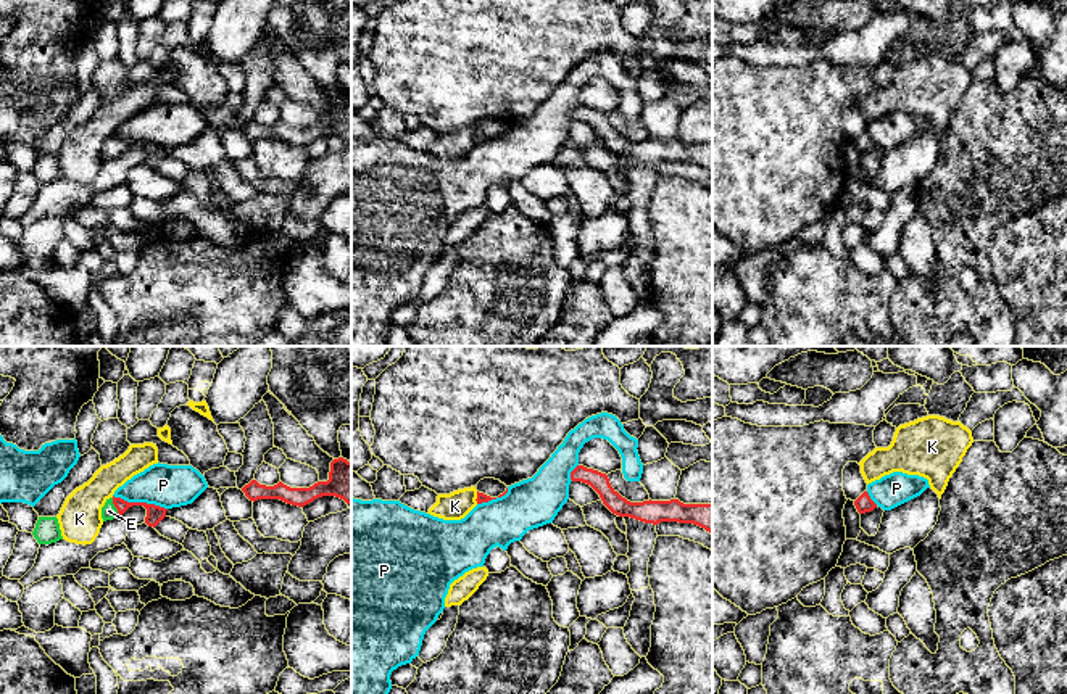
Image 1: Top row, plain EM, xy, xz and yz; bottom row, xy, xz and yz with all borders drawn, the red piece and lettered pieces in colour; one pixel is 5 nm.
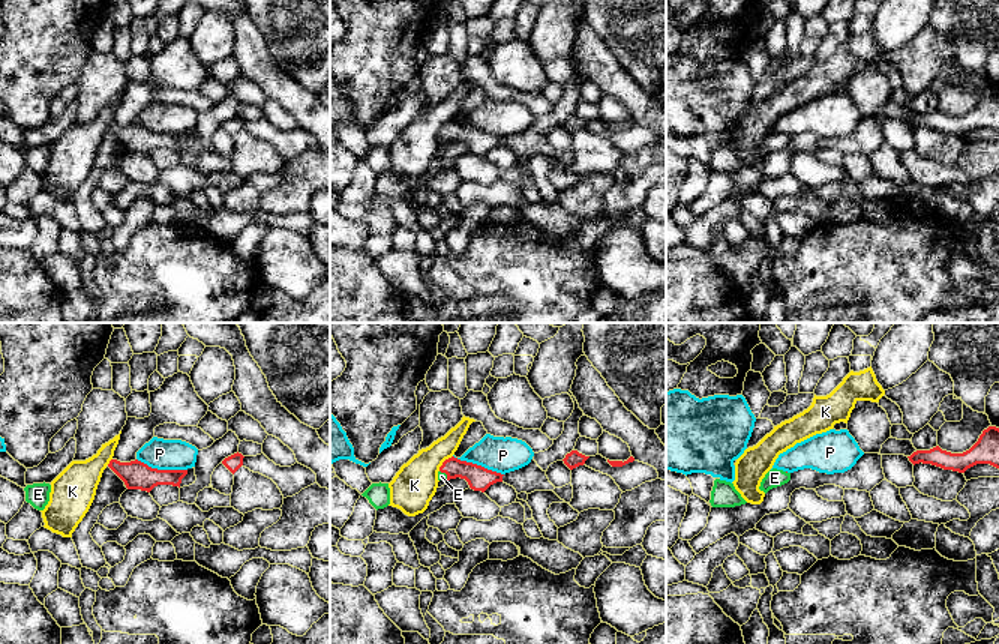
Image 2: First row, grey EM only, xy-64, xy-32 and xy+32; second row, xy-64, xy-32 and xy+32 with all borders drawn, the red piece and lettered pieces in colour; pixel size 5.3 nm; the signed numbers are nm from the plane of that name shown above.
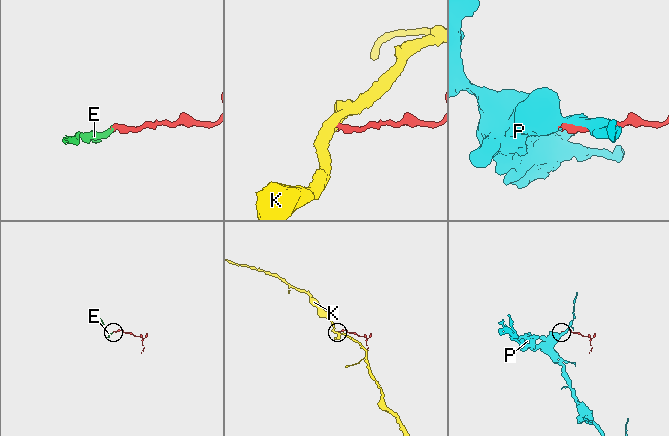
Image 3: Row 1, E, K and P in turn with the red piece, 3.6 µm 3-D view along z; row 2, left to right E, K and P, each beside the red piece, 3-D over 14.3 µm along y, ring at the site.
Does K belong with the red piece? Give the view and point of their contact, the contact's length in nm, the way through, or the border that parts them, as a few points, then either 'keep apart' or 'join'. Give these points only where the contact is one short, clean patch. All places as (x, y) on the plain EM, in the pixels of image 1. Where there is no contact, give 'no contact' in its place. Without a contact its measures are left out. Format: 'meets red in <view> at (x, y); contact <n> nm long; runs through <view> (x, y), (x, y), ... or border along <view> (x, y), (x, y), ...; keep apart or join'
meets red in xz at (477, 137); contact 60 nm long; border along xz (477, 131), (476, 142); keep apart

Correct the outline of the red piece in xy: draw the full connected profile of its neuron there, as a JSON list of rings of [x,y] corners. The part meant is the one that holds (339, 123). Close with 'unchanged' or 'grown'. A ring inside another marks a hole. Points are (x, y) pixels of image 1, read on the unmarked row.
[[[343,97],[330,101],[327,121],[318,121],[309,127],[290,127],[279,121],[274,126],[259,124],[251,119],[242,127],[250,140],[258,138],[280,138],[287,143],[303,147],[322,135],[335,135],[351,143],[351,101]]]; unchanged

